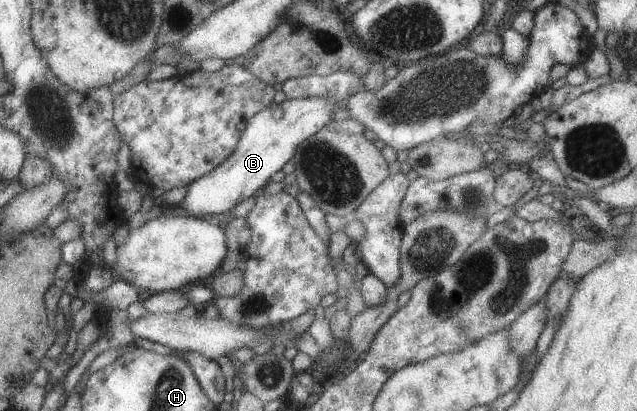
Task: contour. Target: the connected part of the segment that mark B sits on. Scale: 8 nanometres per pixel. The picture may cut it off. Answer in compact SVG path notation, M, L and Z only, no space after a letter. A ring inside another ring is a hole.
M314 96L285 99L281 104L273 103L268 108L262 108L248 120L230 156L226 156L224 162L202 178L188 184L186 195L176 208L182 208L190 217L198 219L206 215L227 214L243 199L256 196L267 186L270 177L291 161L296 148L306 138L310 138L320 128L325 127L326 122L333 120L332 112L340 106L343 103L339 105L332 98ZM278 112L280 116L276 118Z

